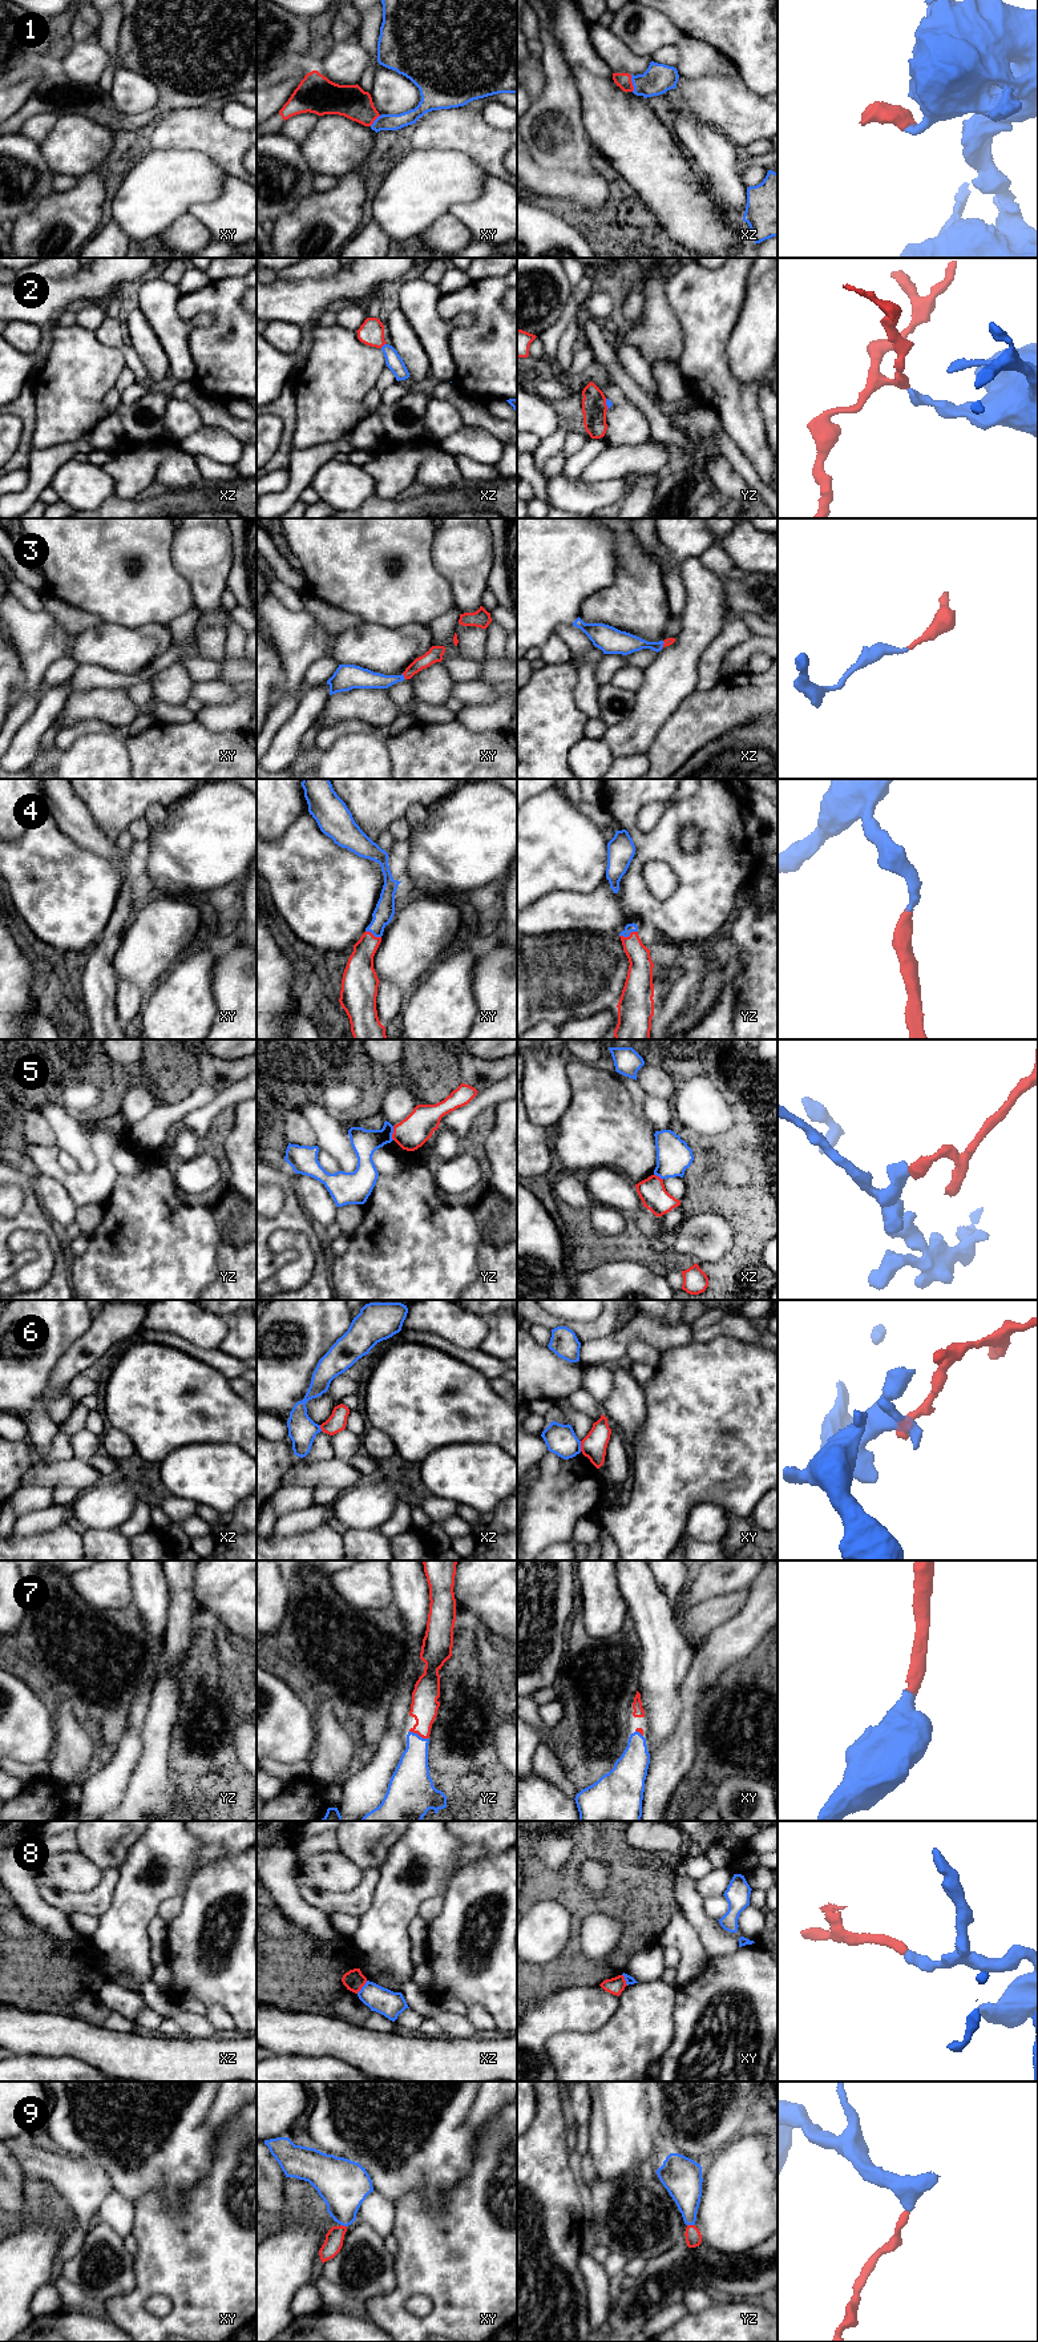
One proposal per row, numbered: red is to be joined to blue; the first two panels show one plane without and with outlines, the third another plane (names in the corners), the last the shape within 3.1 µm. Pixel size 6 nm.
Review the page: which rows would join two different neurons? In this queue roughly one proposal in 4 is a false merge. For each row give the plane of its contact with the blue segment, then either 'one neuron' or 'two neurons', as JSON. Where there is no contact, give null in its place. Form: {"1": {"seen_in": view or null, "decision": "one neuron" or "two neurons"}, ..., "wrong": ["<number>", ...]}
{"1": {"seen_in": "xz", "decision": "one neuron"}, "2": {"seen_in": "xz", "decision": "one neuron"}, "3": {"seen_in": "xy", "decision": "one neuron"}, "4": {"seen_in": "yz", "decision": "one neuron"}, "5": {"seen_in": "yz", "decision": "two neurons"}, "6": {"seen_in": "xy", "decision": "two neurons"}, "7": {"seen_in": "yz", "decision": "one neuron"}, "8": {"seen_in": "xz", "decision": "two neurons"}, "9": {"seen_in": "yz", "decision": "one neuron"}, "wrong": ["5", "6", "8"]}

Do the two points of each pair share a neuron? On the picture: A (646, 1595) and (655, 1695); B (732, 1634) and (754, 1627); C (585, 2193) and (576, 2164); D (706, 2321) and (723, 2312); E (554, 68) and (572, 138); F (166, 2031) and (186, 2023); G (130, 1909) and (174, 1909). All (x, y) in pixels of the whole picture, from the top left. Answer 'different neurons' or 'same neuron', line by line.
A: same neuron
B: same neuron
C: same neuron
D: same neuron
E: same neuron
F: different neurons
G: different neurons

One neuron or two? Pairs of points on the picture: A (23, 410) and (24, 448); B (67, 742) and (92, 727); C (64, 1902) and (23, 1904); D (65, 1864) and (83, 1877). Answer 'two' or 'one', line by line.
A: one
B: one
C: two
D: one

